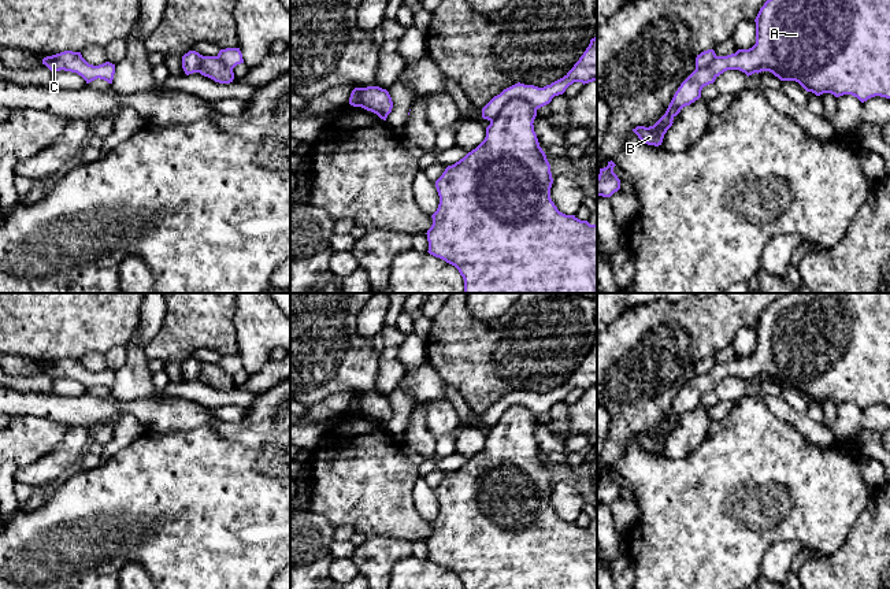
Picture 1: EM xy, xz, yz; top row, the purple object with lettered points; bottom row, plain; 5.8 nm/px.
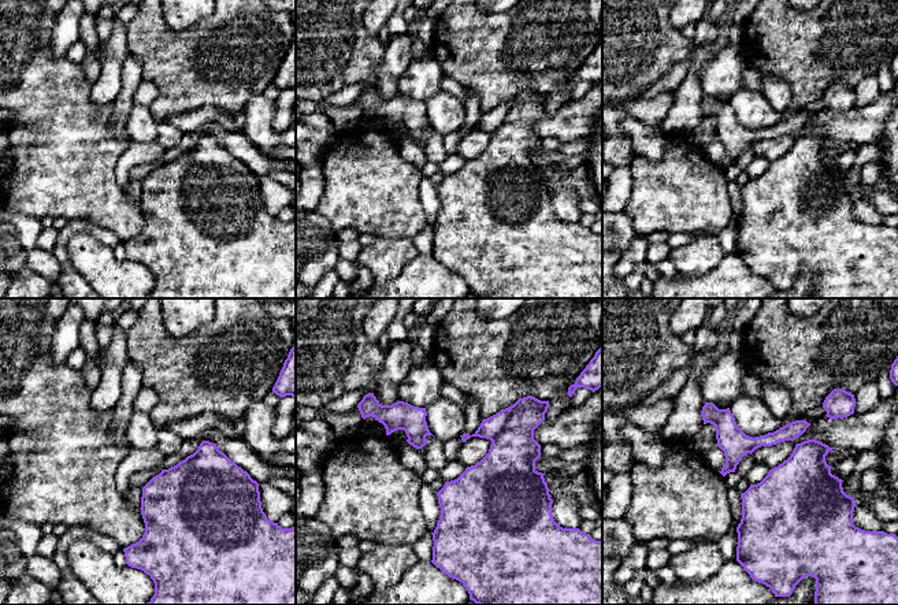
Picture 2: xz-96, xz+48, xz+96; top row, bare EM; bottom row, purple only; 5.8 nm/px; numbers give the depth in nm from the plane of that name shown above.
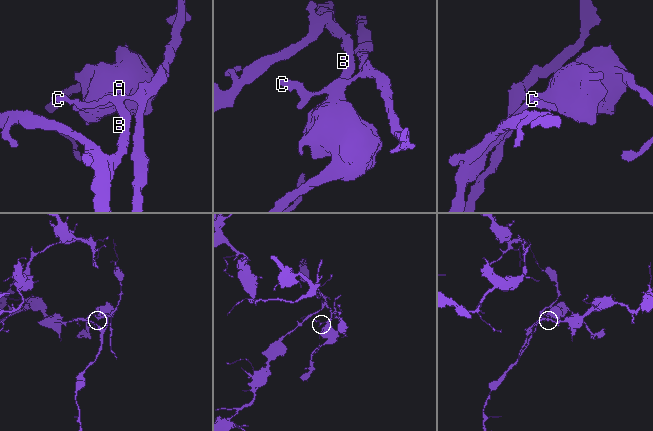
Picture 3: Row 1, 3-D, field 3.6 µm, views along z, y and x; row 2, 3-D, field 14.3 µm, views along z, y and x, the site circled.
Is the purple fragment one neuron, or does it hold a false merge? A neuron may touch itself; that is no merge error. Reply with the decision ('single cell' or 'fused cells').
single cell

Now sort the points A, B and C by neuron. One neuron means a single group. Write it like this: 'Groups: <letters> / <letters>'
Groups: A B C

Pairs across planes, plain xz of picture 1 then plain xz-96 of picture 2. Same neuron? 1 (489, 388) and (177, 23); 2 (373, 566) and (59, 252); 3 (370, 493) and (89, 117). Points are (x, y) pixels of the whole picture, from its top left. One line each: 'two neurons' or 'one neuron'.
1: two neurons
2: one neuron
3: one neuron

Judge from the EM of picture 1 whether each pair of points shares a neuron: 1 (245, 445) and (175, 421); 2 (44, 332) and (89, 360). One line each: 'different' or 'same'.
1: different
2: different

